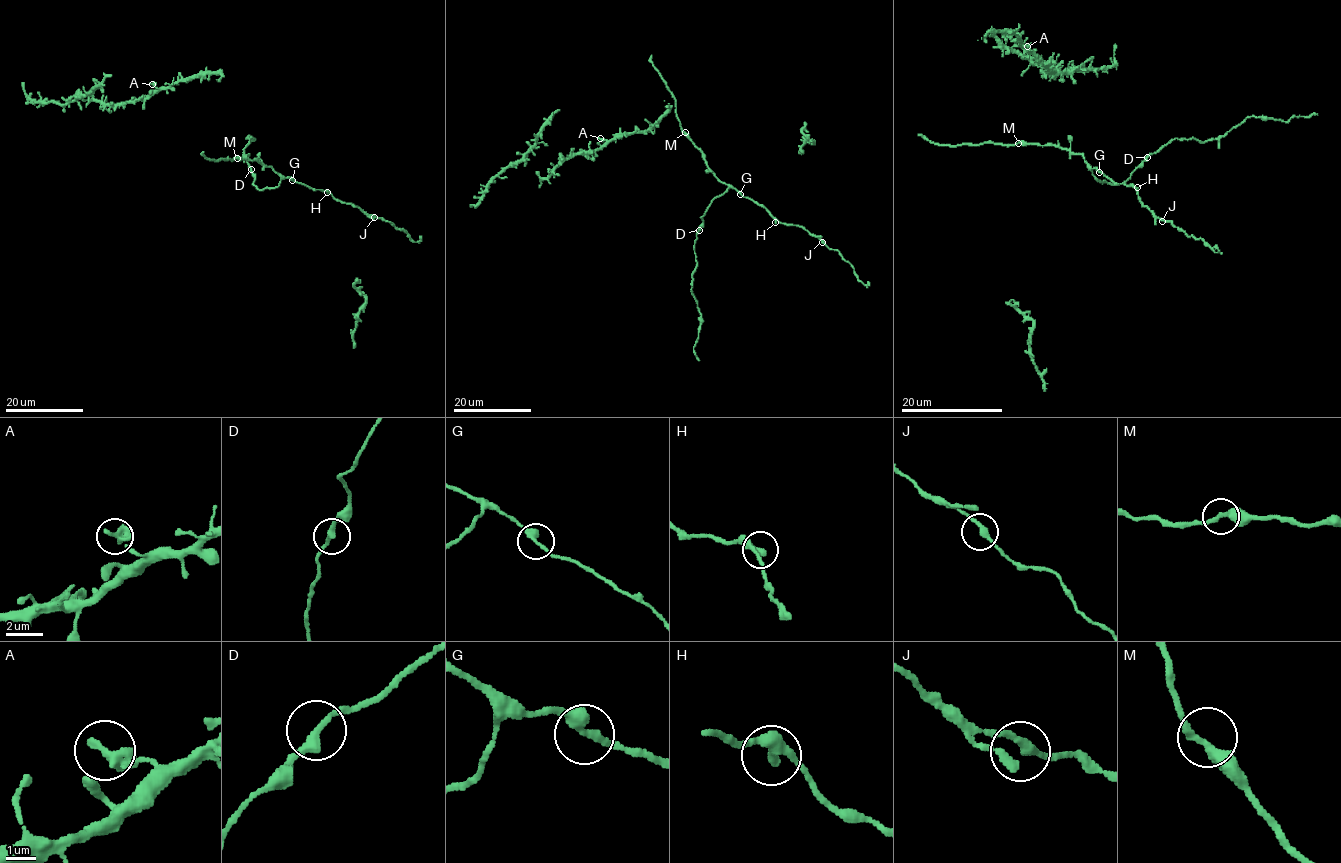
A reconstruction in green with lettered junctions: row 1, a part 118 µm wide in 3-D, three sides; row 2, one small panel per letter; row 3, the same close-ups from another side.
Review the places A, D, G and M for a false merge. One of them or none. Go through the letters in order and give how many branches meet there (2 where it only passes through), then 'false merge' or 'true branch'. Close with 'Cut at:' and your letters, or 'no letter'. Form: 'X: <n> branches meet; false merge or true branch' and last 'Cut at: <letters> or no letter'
A: 2 branches meet; true branch
D: 2 branches meet; true branch
G: 2 branches meet; true branch
M: 2 branches meet; true branch
Cut at: no letter

